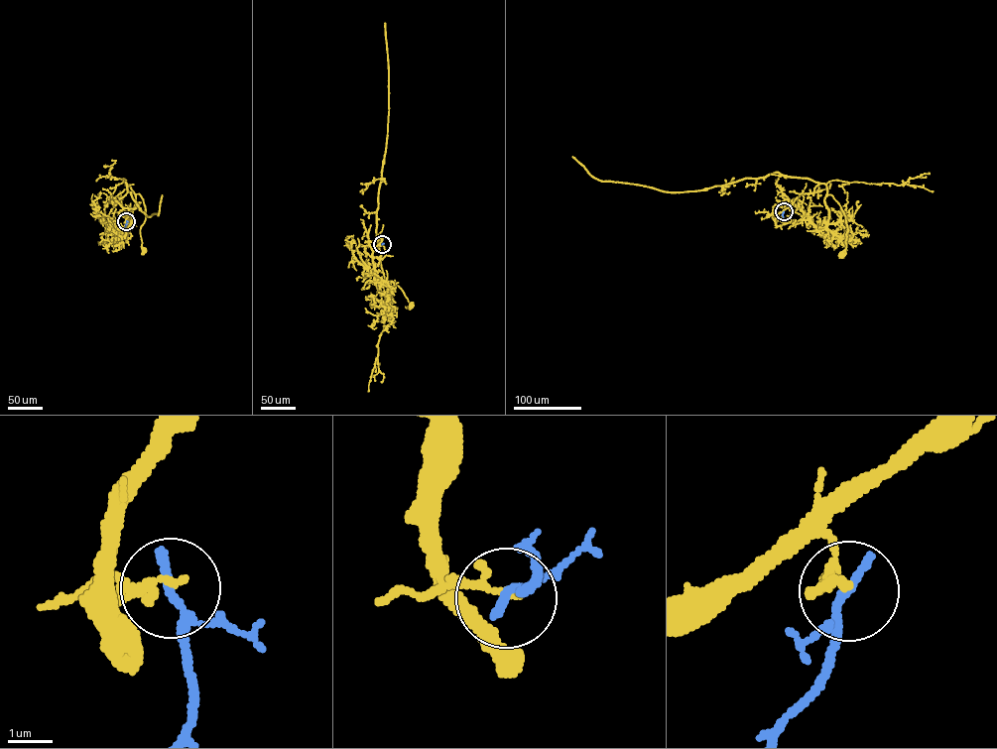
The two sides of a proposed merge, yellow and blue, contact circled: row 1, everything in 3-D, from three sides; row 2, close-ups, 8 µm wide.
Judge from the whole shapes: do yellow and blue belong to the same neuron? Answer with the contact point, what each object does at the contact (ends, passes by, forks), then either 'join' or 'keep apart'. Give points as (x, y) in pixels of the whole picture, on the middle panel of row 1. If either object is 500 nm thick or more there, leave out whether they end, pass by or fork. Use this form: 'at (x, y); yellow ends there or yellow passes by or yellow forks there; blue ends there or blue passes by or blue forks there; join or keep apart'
at (382, 244); yellow passes by; blue passes by; keep apart

